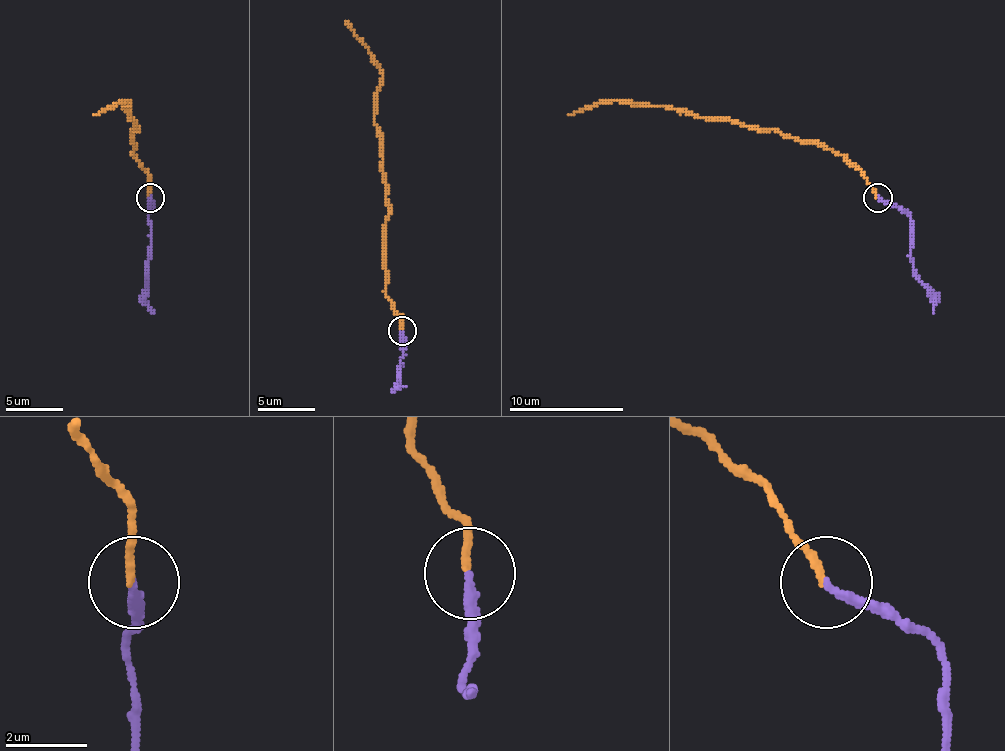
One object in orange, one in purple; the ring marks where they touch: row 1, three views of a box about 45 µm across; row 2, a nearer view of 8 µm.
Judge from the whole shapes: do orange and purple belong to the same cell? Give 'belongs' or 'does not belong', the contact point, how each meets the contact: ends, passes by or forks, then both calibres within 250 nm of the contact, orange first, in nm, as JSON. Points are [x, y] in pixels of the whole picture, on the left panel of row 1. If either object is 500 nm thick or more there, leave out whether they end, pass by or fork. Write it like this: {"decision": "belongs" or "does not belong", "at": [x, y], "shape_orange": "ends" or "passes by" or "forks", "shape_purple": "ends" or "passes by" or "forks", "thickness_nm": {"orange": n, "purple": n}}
{"decision": "belongs", "at": [150, 197], "shape_orange": "ends", "shape_purple": "ends", "thickness_nm": {"orange": 180, "purple": 240}}

